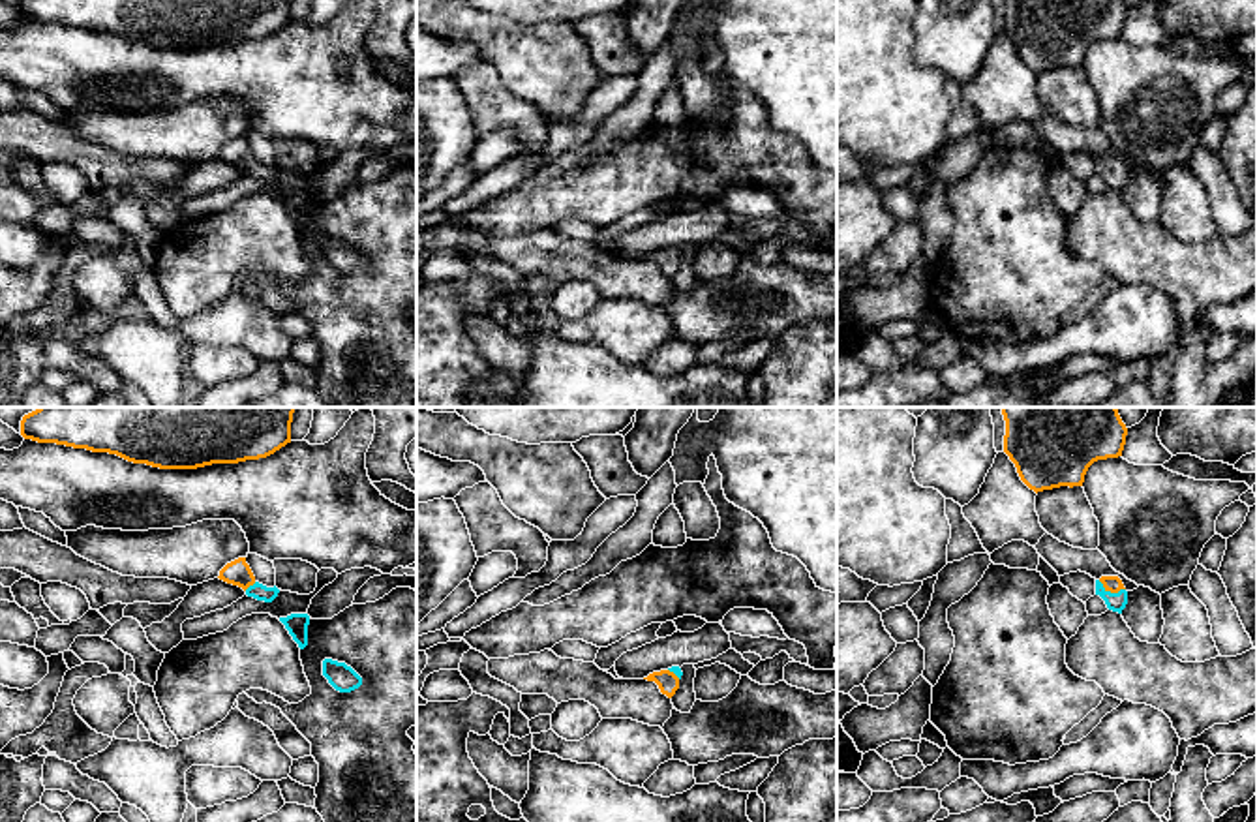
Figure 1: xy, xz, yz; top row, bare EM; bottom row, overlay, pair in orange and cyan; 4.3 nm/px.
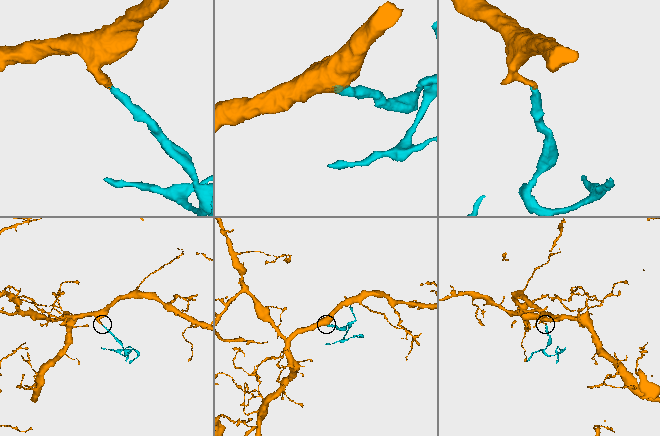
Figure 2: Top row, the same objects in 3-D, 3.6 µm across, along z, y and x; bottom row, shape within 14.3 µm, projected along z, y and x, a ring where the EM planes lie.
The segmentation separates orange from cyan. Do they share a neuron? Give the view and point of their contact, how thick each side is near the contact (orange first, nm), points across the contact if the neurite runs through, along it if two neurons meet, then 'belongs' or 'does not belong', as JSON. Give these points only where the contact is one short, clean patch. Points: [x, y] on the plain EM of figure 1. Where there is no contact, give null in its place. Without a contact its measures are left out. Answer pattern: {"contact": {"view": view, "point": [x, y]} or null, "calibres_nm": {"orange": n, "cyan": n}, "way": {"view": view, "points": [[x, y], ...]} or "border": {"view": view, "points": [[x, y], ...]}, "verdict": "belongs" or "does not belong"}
{"contact": {"view": "yz", "point": [1111, 171]}, "calibres_nm": {"orange": 70, "cyan": 80}, "way": {"view": "yz", "points": [[1113, 164], [1111, 171], [1115, 181]]}, "verdict": "belongs"}

